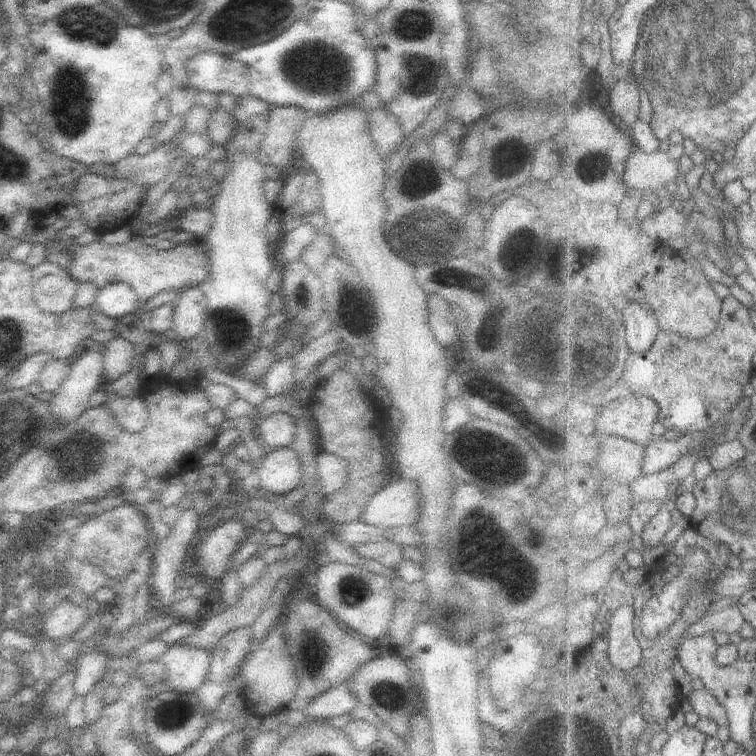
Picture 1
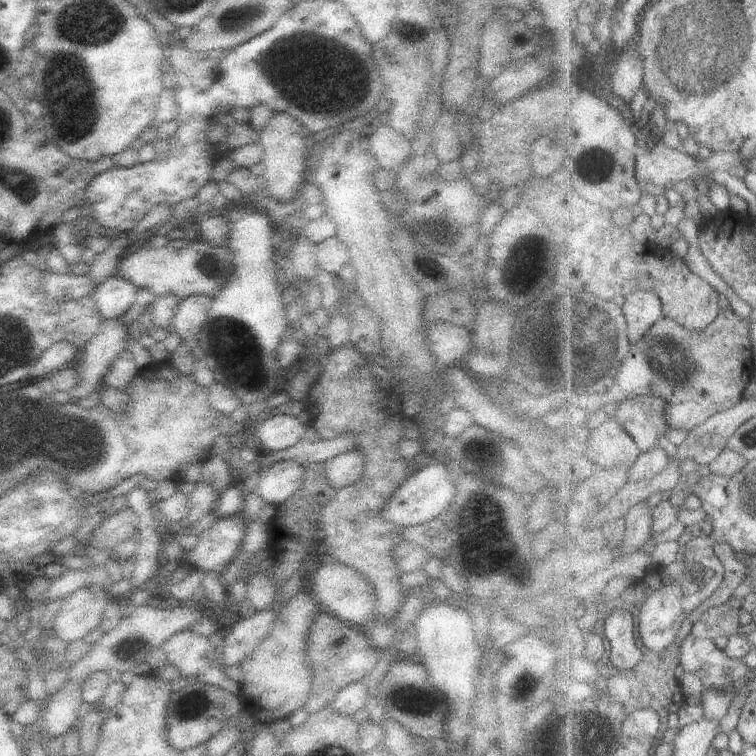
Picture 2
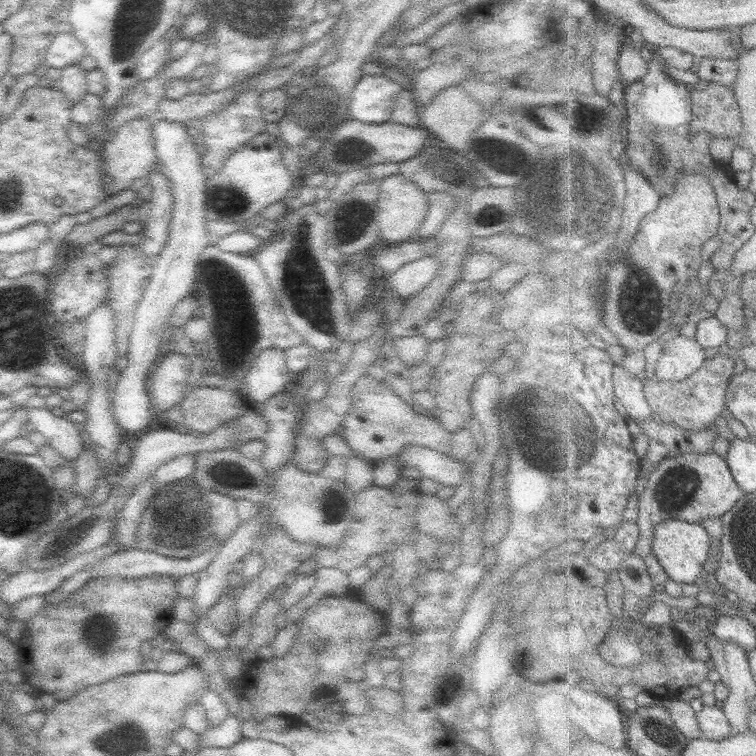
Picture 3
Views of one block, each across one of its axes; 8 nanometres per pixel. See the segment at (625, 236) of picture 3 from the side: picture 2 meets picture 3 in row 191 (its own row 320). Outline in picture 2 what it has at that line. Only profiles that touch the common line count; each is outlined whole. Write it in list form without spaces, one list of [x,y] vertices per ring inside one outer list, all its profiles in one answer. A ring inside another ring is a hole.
[[[639,288],[629,294],[625,302],[625,314],[629,314],[629,334],[633,334],[635,342],[663,316],[661,300],[655,292]]]

